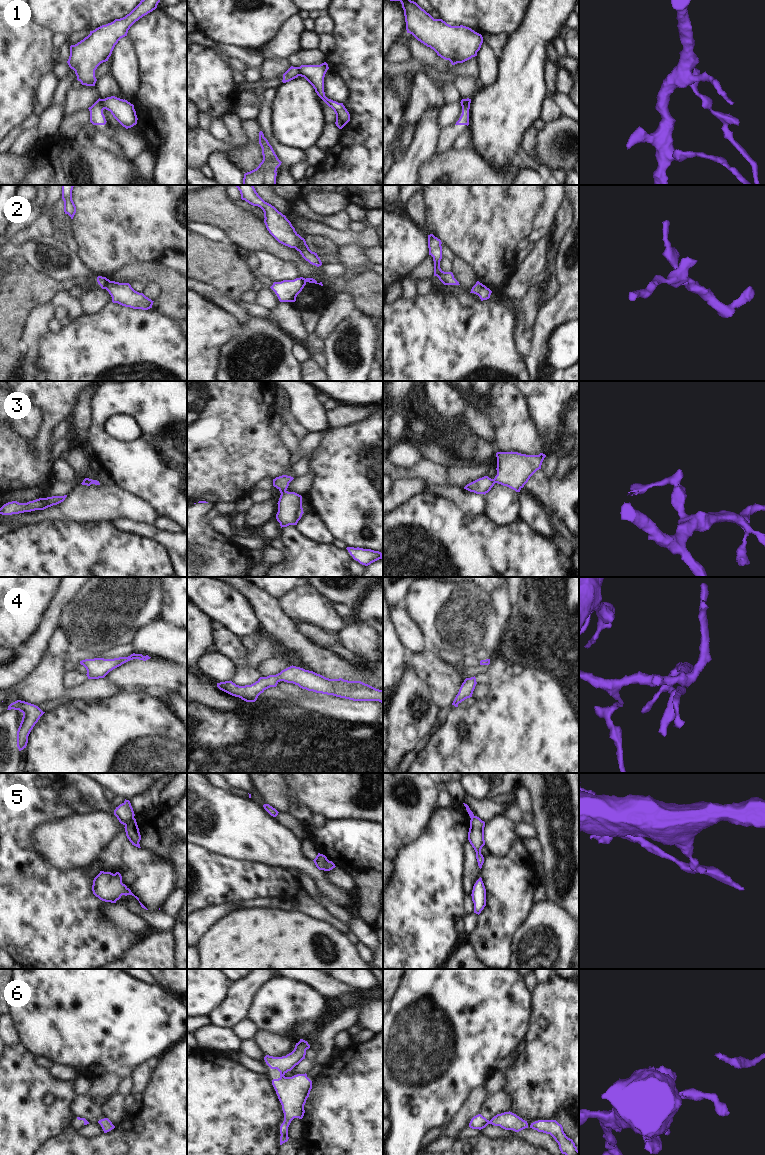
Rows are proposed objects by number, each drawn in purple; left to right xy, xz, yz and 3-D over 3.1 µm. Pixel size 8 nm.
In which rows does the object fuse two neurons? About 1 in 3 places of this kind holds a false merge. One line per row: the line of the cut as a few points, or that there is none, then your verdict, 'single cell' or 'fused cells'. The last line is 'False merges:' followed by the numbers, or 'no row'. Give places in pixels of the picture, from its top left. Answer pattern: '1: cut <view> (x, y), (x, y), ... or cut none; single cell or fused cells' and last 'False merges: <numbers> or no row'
1: cut xy (101, 99), (101, 105), (104, 108); fused cells
2: cut xy (110, 281), (105, 288); fused cells
3: cut xz (286, 491), (281, 494); fused cells
4: cut none; single cell
5: cut xz (328, 860), (324, 870); fused cells
6: cut none; single cell
False merges: 1, 2, 3, 5

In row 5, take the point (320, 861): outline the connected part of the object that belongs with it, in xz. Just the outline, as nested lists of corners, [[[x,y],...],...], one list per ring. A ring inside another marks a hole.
[[[318,853],[318,855],[316,856],[316,858],[313,860],[316,867],[319,869],[319,870],[324,870],[326,869],[326,863],[329,861],[327,859],[327,857],[323,854],[320,854]]]

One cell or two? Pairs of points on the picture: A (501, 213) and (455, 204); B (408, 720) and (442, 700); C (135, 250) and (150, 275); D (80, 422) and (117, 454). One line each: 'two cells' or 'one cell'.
A: one cell
B: two cells
C: two cells
D: two cells

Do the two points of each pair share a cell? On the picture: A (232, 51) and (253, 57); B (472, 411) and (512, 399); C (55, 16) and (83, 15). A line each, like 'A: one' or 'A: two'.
A: one
B: two
C: one

